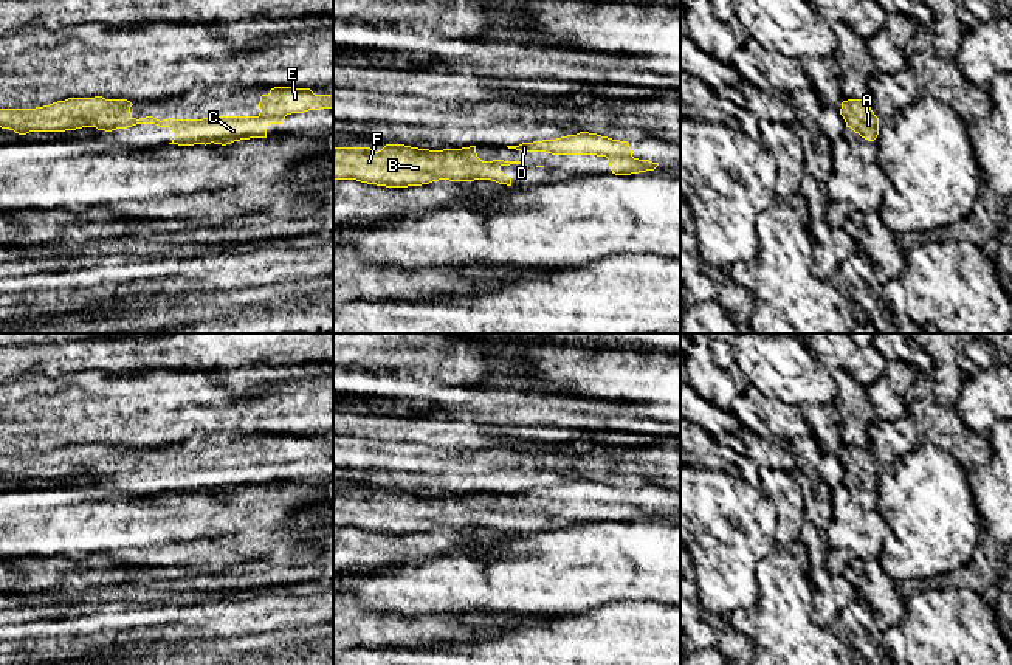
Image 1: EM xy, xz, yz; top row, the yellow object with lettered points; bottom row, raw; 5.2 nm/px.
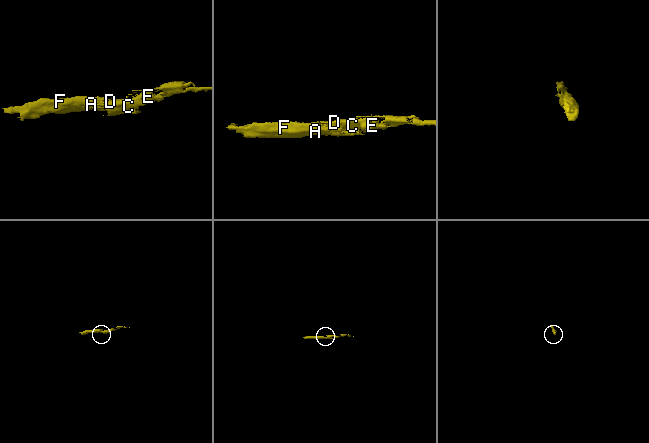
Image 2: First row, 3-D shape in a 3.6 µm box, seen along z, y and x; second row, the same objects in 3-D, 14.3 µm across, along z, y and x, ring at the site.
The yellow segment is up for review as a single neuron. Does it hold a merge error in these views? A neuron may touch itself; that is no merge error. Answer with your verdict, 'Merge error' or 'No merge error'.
No merge error

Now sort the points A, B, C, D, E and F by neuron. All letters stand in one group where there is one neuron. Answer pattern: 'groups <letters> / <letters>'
groups A B C D E F

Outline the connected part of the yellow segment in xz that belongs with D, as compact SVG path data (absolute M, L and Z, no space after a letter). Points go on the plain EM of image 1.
M580 479L556 487L542 487L507 493L521 499L546 499L552 502L597 502L606 504L612 521L631 522L654 518L659 510L632 504L628 488L612 487L597 481Z

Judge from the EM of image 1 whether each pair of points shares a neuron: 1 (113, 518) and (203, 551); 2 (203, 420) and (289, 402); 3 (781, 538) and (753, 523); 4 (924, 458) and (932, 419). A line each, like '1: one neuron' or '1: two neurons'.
1: one neuron
2: one neuron
3: two neurons
4: two neurons

